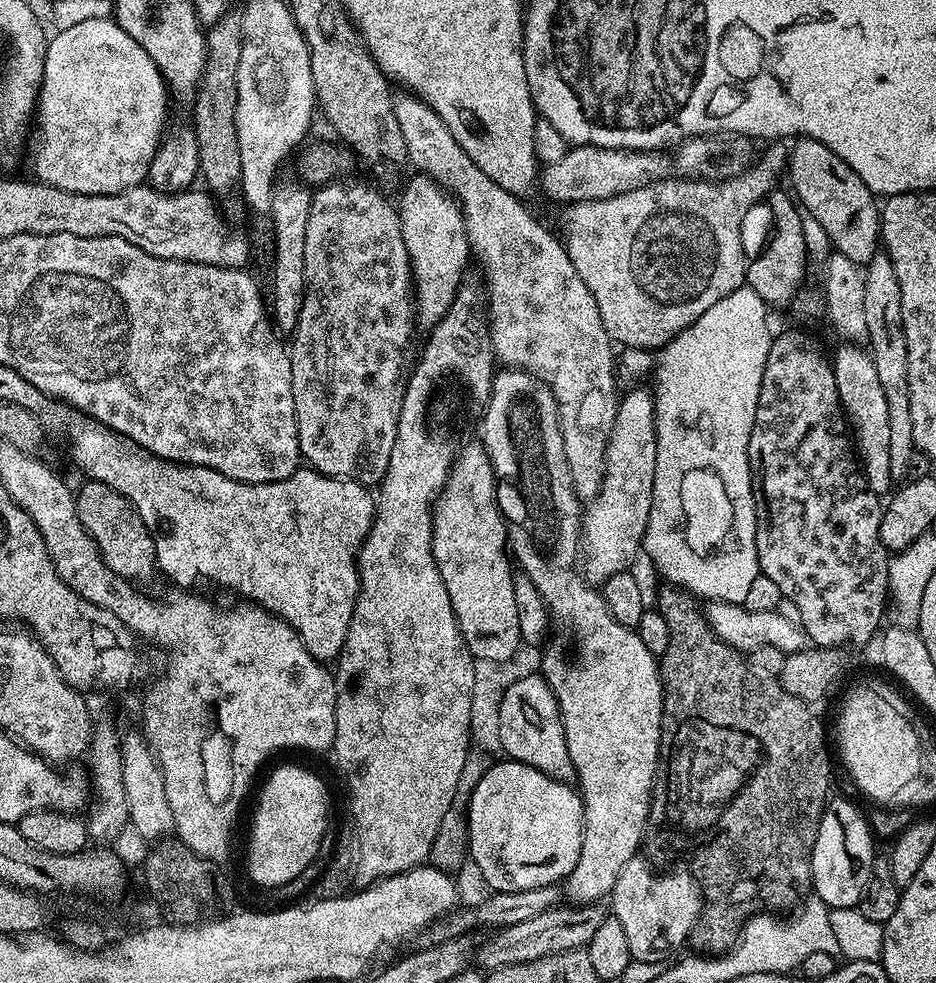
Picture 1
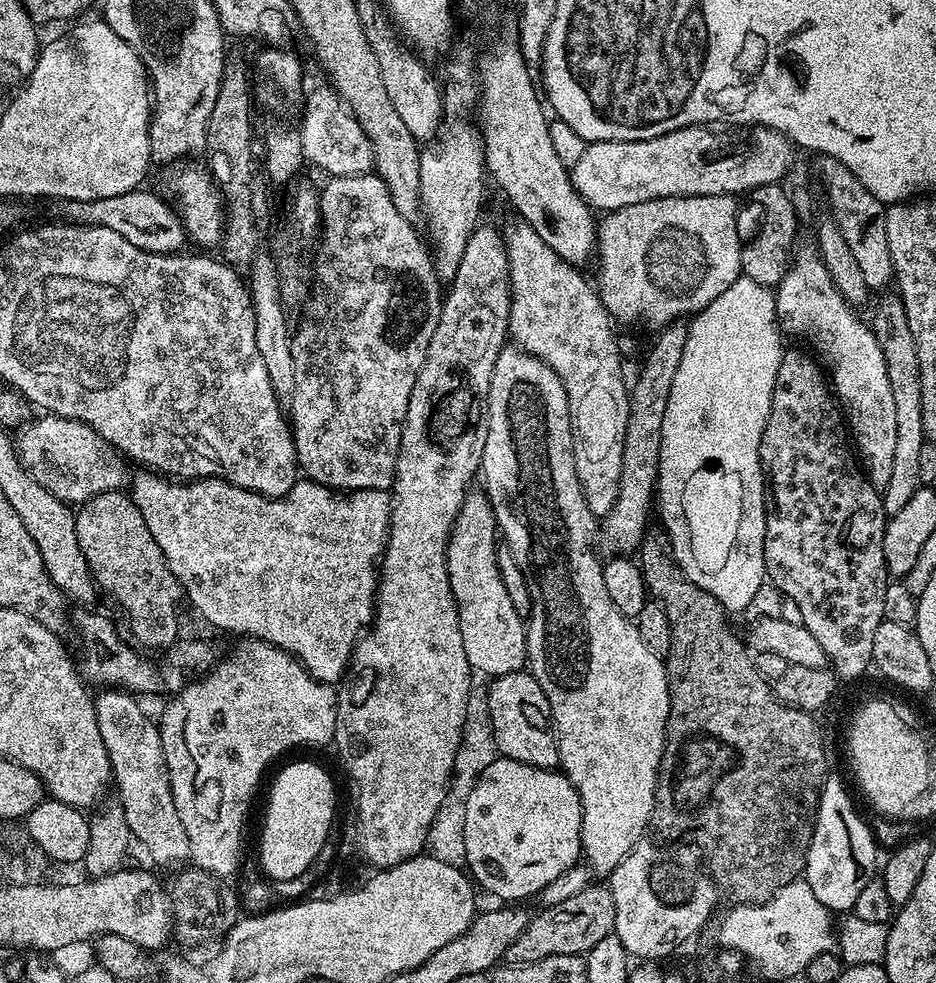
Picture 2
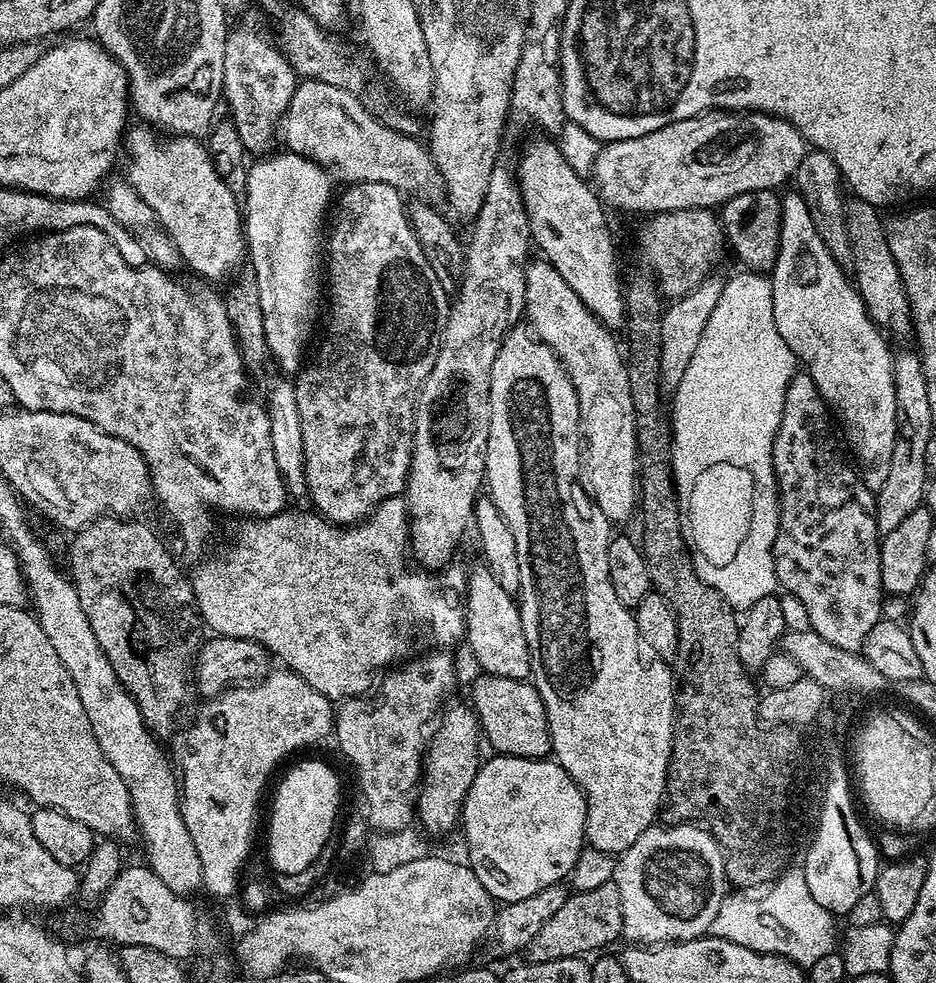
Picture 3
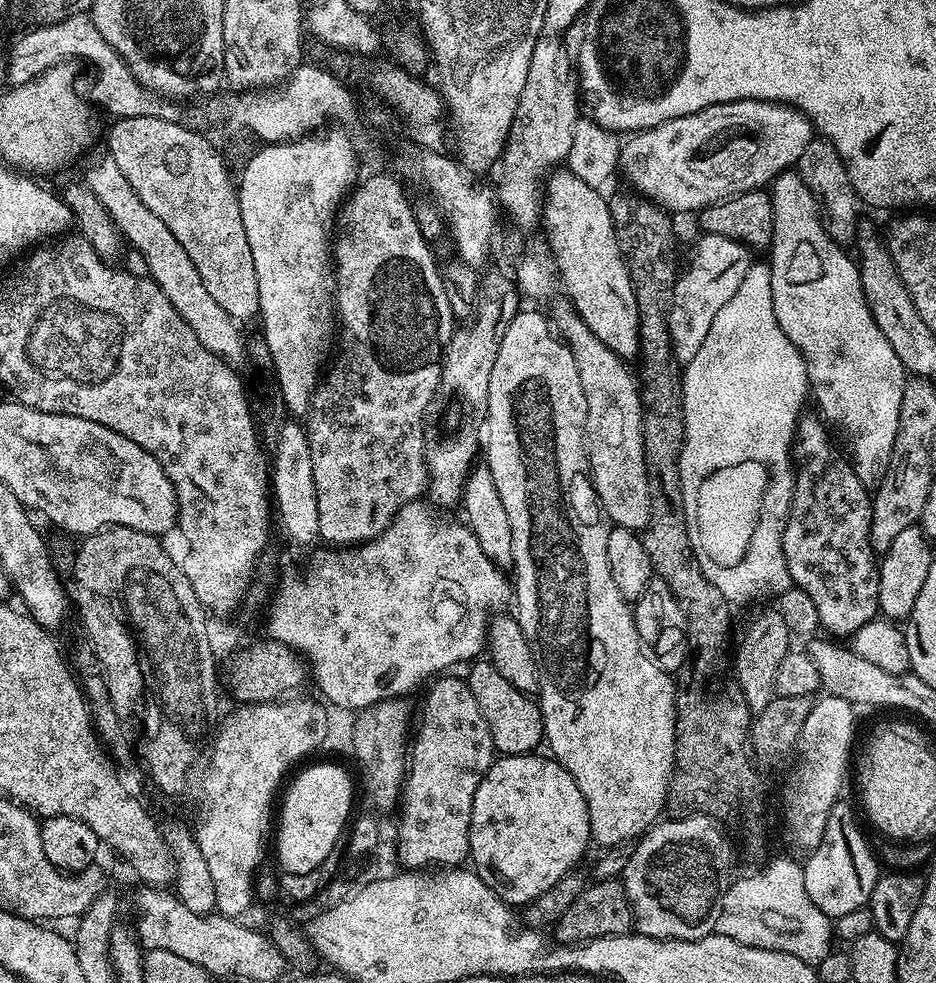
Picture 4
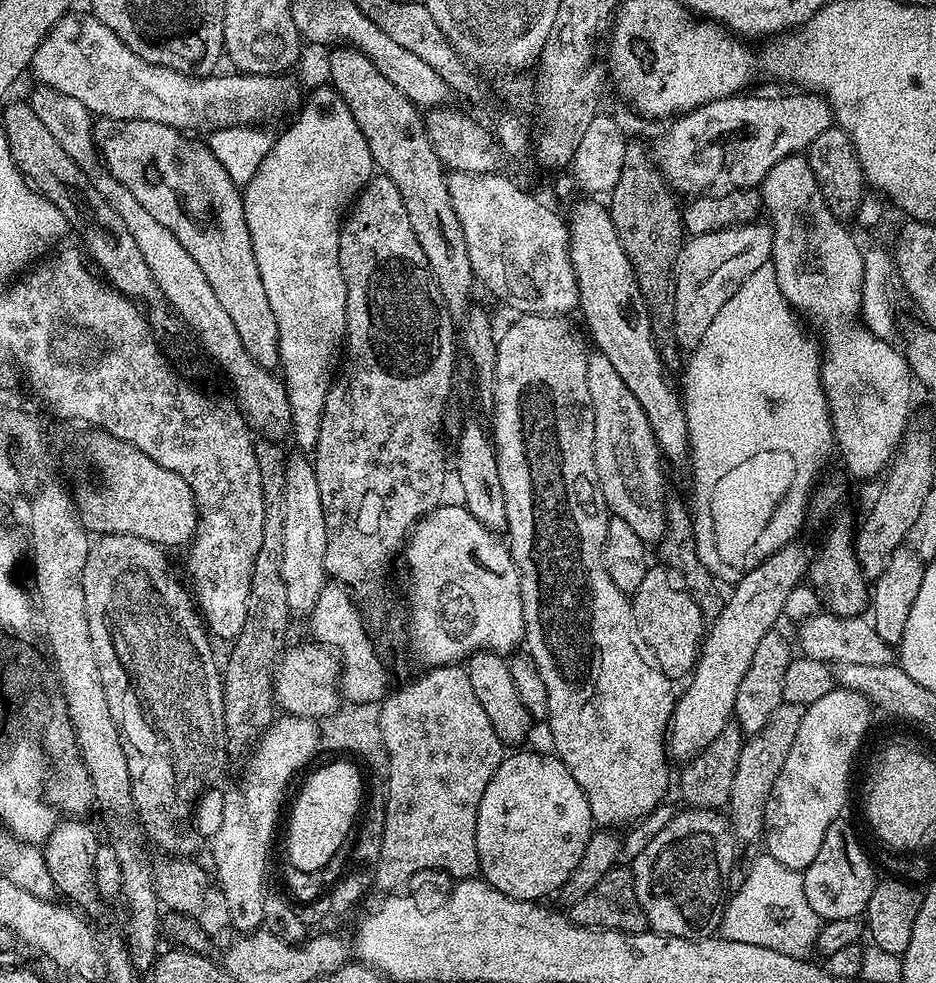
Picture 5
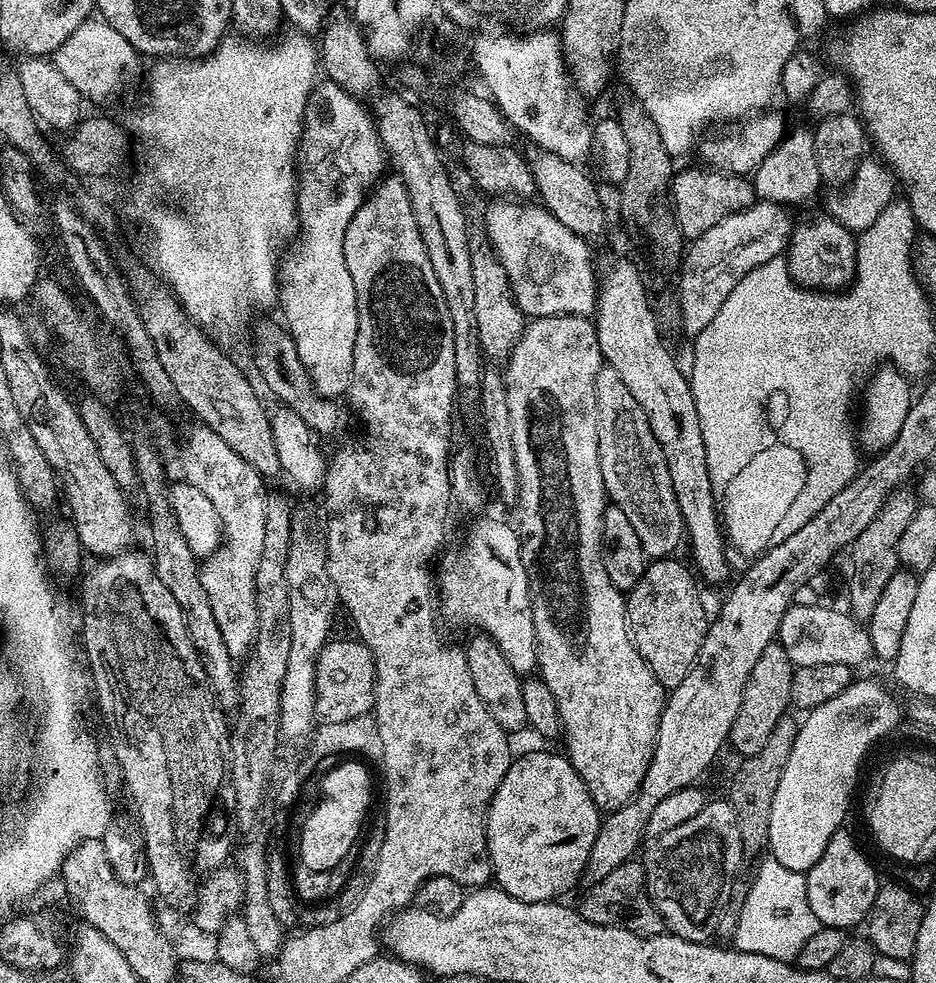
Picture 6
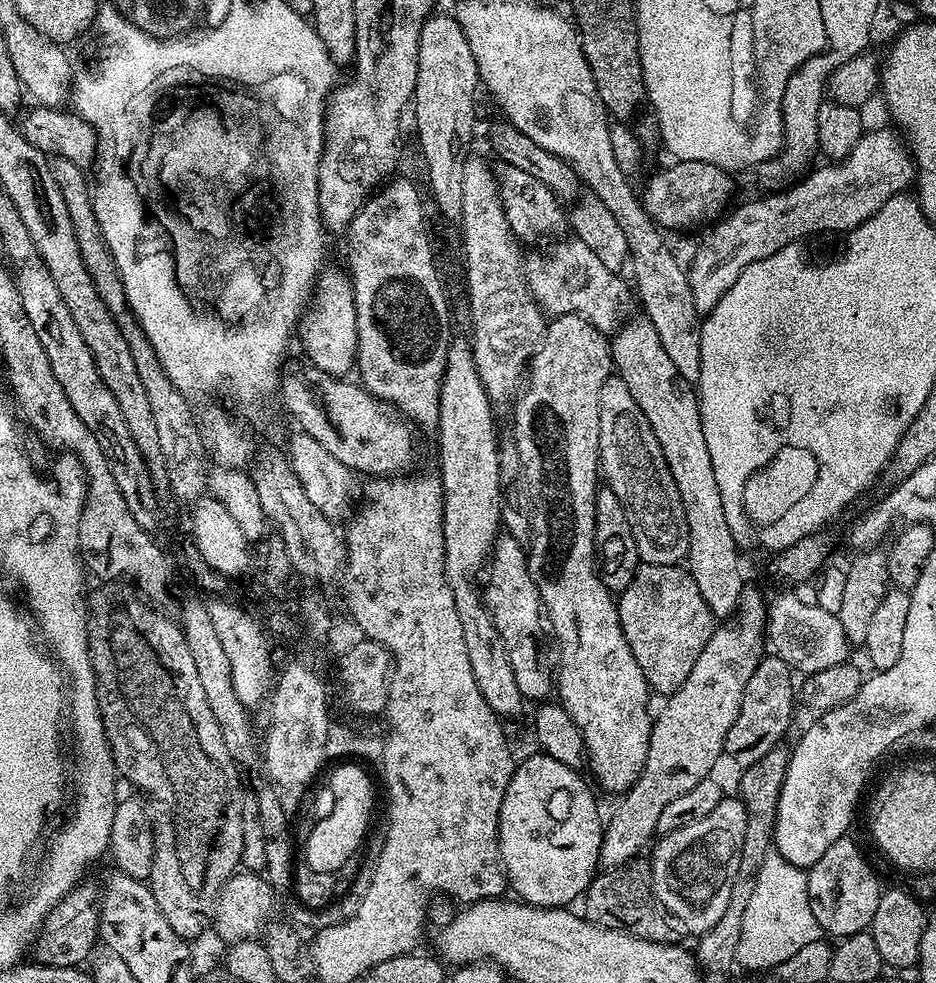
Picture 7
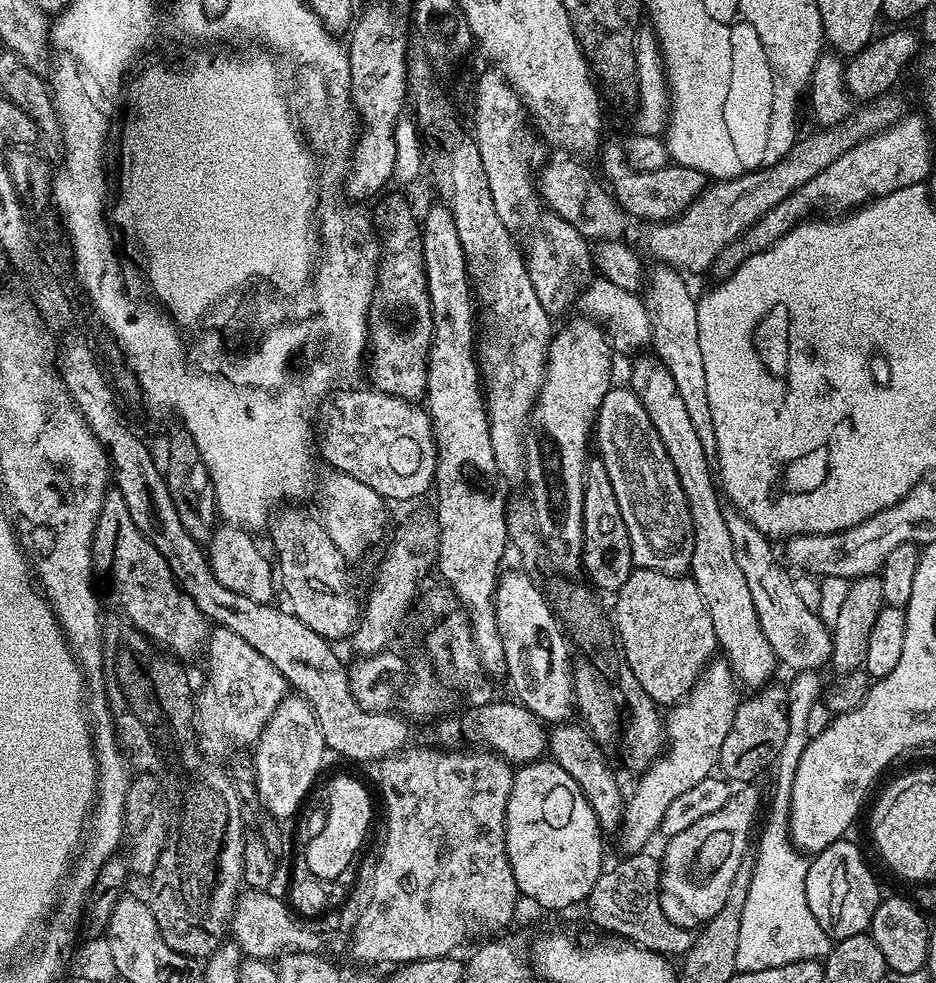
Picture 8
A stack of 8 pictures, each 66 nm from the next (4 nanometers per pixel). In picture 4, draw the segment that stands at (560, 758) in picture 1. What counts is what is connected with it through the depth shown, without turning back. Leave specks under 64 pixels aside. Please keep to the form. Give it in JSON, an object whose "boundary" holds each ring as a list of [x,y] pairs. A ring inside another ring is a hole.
{"boundary":[[[466,676],[470,690],[478,702],[478,710],[482,710],[482,718],[486,718],[486,726],[490,726],[490,738],[494,742],[497,753],[506,756],[526,756],[537,751],[544,740],[544,723],[539,703],[529,693],[518,690],[498,676]]]}

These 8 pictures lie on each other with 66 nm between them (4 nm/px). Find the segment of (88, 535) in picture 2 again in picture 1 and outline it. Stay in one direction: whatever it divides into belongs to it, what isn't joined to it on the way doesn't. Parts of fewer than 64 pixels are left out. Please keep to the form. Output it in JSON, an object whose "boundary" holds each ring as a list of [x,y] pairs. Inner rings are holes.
{"boundary":[[[85,479],[83,483],[80,492],[78,488],[75,493],[78,518],[90,538],[94,538],[108,569],[129,582],[150,579],[152,572],[157,571],[156,551],[142,518],[138,518],[138,510],[134,510],[134,506],[130,506],[130,502],[122,498],[118,490],[102,482]]]}

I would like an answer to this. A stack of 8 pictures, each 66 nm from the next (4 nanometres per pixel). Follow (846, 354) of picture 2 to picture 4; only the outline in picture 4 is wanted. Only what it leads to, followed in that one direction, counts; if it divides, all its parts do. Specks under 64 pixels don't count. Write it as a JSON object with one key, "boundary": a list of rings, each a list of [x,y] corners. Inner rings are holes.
{"boundary":[[[789,170],[777,176],[770,185],[770,195],[772,198],[772,213],[774,214],[770,245],[770,253],[772,252],[772,260],[770,259],[772,270],[770,274],[770,294],[774,298],[774,318],[778,318],[778,326],[782,330],[782,334],[786,334],[790,338],[790,342],[802,354],[802,358],[806,362],[810,396],[813,401],[816,399],[816,404],[820,407],[818,409],[819,415],[831,425],[834,432],[834,427],[836,427],[837,433],[835,432],[835,435],[837,437],[840,435],[844,439],[845,445],[843,444],[843,447],[846,449],[848,459],[852,462],[854,474],[858,474],[858,478],[864,483],[865,488],[875,489],[876,485],[882,482],[882,478],[890,466],[890,454],[894,450],[894,438],[898,438],[898,414],[902,414],[902,390],[906,383],[904,367],[898,358],[898,354],[894,354],[894,346],[890,346],[890,342],[886,342],[886,334],[882,334],[882,330],[878,330],[878,326],[874,322],[872,311],[862,290],[859,263],[853,257],[851,260],[844,253],[847,252],[845,245],[834,242],[834,238],[830,238],[830,234],[824,225],[824,217],[820,215],[820,202],[814,194],[810,194],[810,186],[806,186],[806,182],[802,182],[800,173]]]}

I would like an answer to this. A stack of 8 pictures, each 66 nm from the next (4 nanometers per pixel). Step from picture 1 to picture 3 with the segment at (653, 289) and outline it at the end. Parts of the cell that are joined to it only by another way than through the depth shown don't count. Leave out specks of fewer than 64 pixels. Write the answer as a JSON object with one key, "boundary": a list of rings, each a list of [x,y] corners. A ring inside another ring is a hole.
{"boundary":[[[686,208],[677,212],[657,212],[649,215],[648,220],[640,228],[636,240],[640,243],[640,256],[648,263],[651,275],[654,277],[661,297],[679,298],[694,291],[703,280],[709,279],[716,268],[716,263],[726,253],[726,237],[720,222],[720,217],[710,208]]]}

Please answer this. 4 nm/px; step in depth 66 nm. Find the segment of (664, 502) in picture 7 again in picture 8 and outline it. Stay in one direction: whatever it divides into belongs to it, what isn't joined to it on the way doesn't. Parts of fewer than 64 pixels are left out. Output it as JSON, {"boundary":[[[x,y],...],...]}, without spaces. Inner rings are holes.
{"boundary":[[[613,386],[608,389],[606,398],[602,398],[600,413],[596,415],[594,440],[600,443],[599,459],[606,462],[606,474],[610,474],[618,506],[622,506],[622,522],[626,522],[626,534],[630,536],[633,565],[671,576],[685,575],[691,569],[694,550],[694,530],[690,522],[690,510],[686,506],[686,494],[682,494],[682,482],[678,482],[674,462],[670,462],[666,446],[662,446],[662,438],[658,438],[658,430],[654,430],[650,414],[646,414],[642,402],[631,387]]]}

